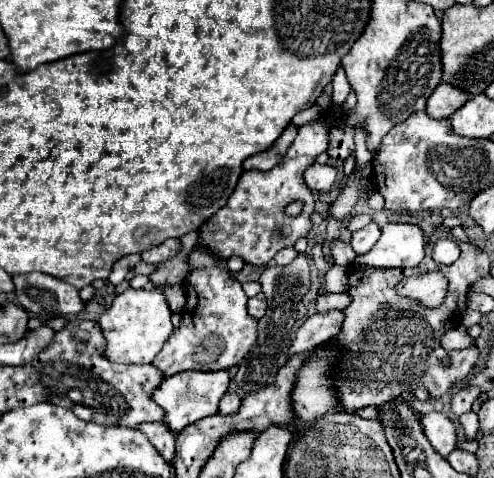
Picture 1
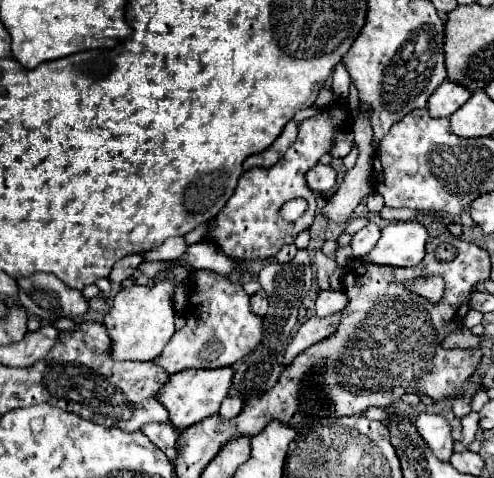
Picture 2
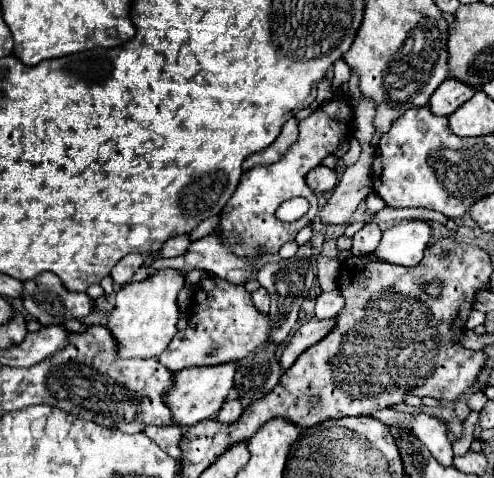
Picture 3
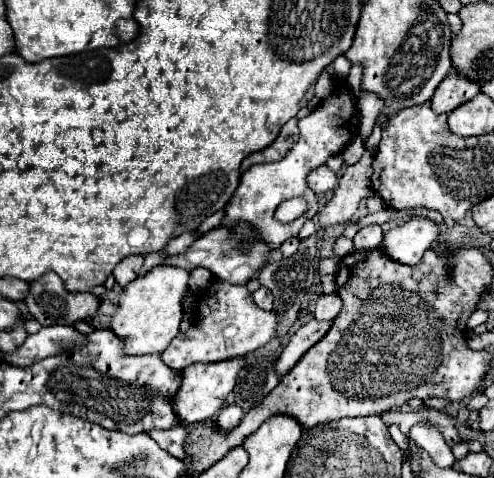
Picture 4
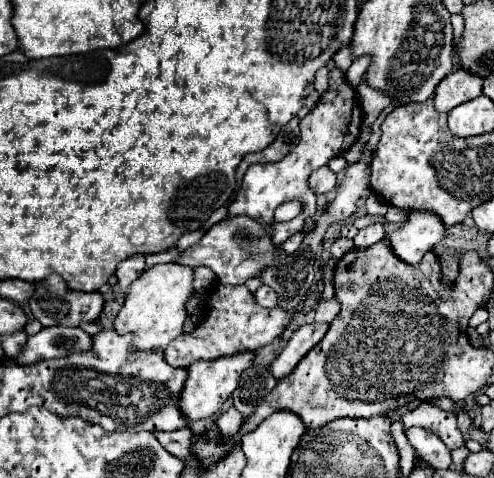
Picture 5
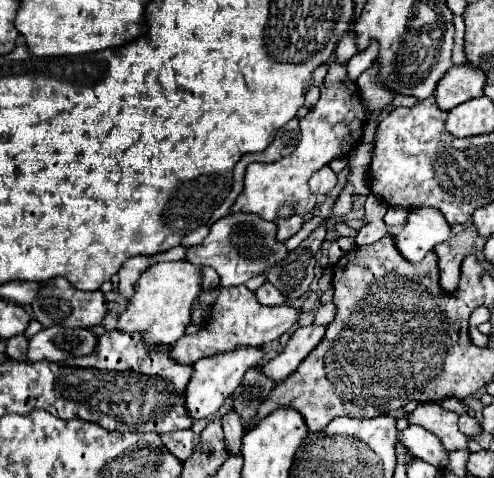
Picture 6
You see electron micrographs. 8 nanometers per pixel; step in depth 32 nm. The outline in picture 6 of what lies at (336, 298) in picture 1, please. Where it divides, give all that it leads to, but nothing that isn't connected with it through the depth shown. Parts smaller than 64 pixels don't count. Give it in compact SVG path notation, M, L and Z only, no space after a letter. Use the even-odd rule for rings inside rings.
M328 302L328 304L322 304L318 310L316 310L316 318L314 318L314 326L326 326L334 320L334 304Z

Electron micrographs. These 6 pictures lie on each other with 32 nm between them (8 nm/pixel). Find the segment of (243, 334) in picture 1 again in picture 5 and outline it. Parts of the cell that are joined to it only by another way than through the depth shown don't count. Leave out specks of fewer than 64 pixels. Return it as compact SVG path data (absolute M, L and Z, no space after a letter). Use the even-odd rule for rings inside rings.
M216 284L210 302L208 314L198 324L192 334L178 336L166 348L166 360L172 366L190 366L196 360L212 360L216 356L236 354L242 350L258 350L270 344L274 338L282 336L282 332L292 324L292 314L284 308L262 308L254 294L246 286L222 286Z

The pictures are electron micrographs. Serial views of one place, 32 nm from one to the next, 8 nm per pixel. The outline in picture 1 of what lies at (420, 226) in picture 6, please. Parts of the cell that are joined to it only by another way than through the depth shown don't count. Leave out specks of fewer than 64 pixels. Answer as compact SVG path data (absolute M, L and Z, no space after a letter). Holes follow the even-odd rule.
M390 222L382 228L376 246L368 254L356 256L354 262L376 268L412 268L422 262L424 244L424 232L420 226Z

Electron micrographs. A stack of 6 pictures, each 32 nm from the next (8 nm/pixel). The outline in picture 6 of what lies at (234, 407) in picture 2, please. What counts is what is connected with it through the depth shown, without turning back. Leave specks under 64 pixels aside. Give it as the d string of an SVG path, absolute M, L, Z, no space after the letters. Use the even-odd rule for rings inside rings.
M230 412L222 420L224 424L224 436L226 436L226 448L230 454L240 454L242 452L242 438L244 438L244 426L240 422L240 416L236 412Z

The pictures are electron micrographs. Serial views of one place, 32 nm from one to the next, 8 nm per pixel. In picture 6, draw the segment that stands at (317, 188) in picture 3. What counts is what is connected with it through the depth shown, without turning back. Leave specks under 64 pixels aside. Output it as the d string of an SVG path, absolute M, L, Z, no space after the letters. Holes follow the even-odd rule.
M330 166L320 168L312 178L310 178L310 190L316 196L326 196L332 188L336 186L336 174L332 172Z

